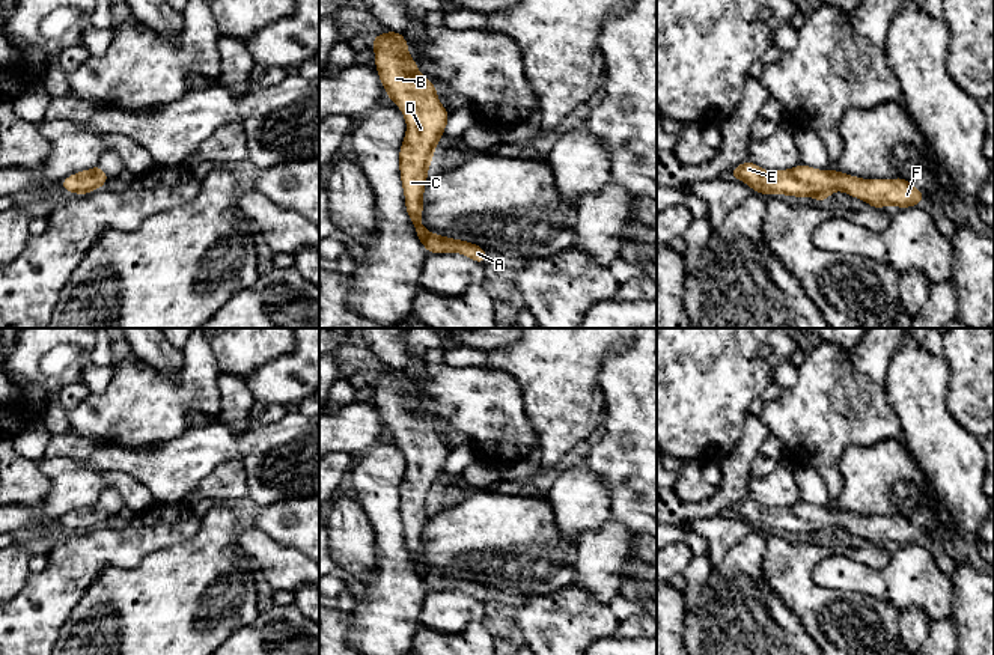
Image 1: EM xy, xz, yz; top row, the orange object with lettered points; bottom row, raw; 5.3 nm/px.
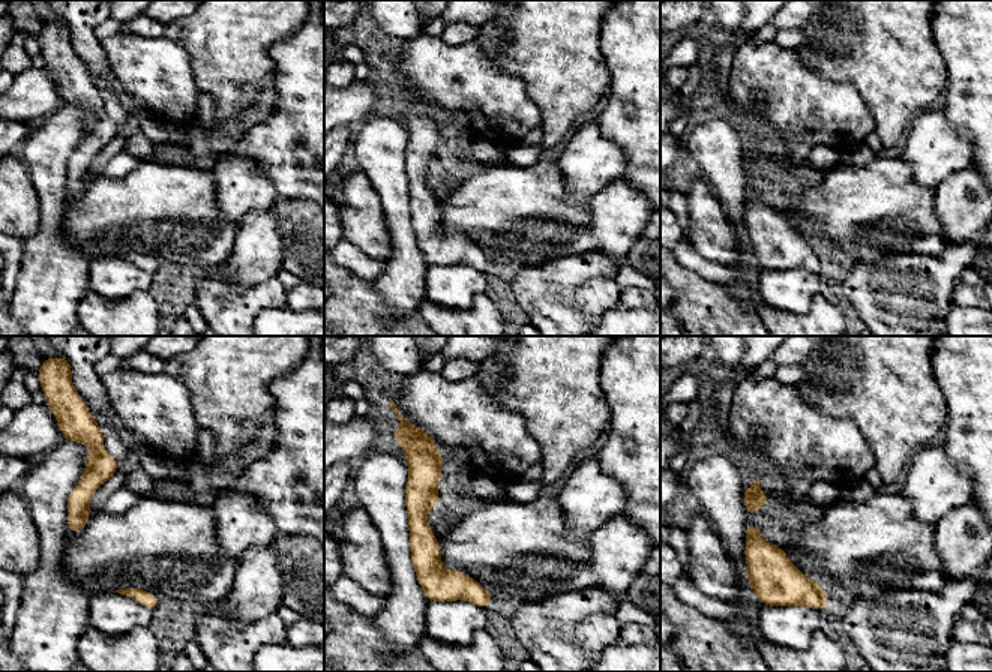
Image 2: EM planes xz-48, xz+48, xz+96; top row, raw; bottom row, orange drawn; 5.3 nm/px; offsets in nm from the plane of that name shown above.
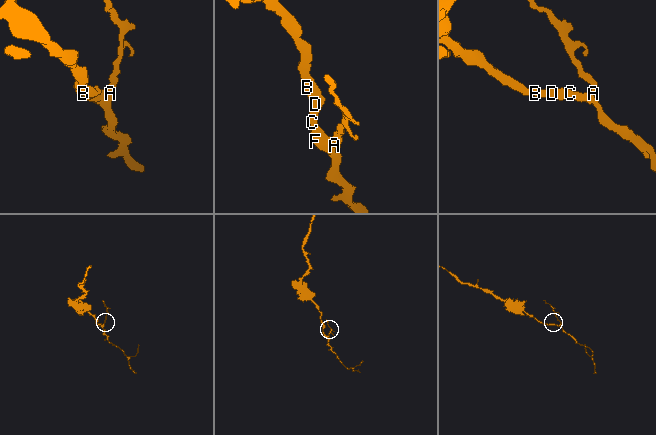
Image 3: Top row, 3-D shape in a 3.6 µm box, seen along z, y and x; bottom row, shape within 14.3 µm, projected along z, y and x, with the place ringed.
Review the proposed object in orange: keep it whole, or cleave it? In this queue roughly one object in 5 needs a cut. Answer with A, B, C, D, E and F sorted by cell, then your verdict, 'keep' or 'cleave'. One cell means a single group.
A B C D E F; keep

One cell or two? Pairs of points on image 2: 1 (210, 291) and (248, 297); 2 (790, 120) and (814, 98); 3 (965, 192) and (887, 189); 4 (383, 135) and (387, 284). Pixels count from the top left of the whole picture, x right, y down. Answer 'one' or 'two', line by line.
1: one
2: one
3: two
4: one

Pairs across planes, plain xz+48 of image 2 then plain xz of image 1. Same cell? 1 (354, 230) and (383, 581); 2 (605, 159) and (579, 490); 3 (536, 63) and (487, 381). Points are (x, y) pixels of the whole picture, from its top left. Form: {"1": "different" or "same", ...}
{"1": "different", "2": "same", "3": "different"}

